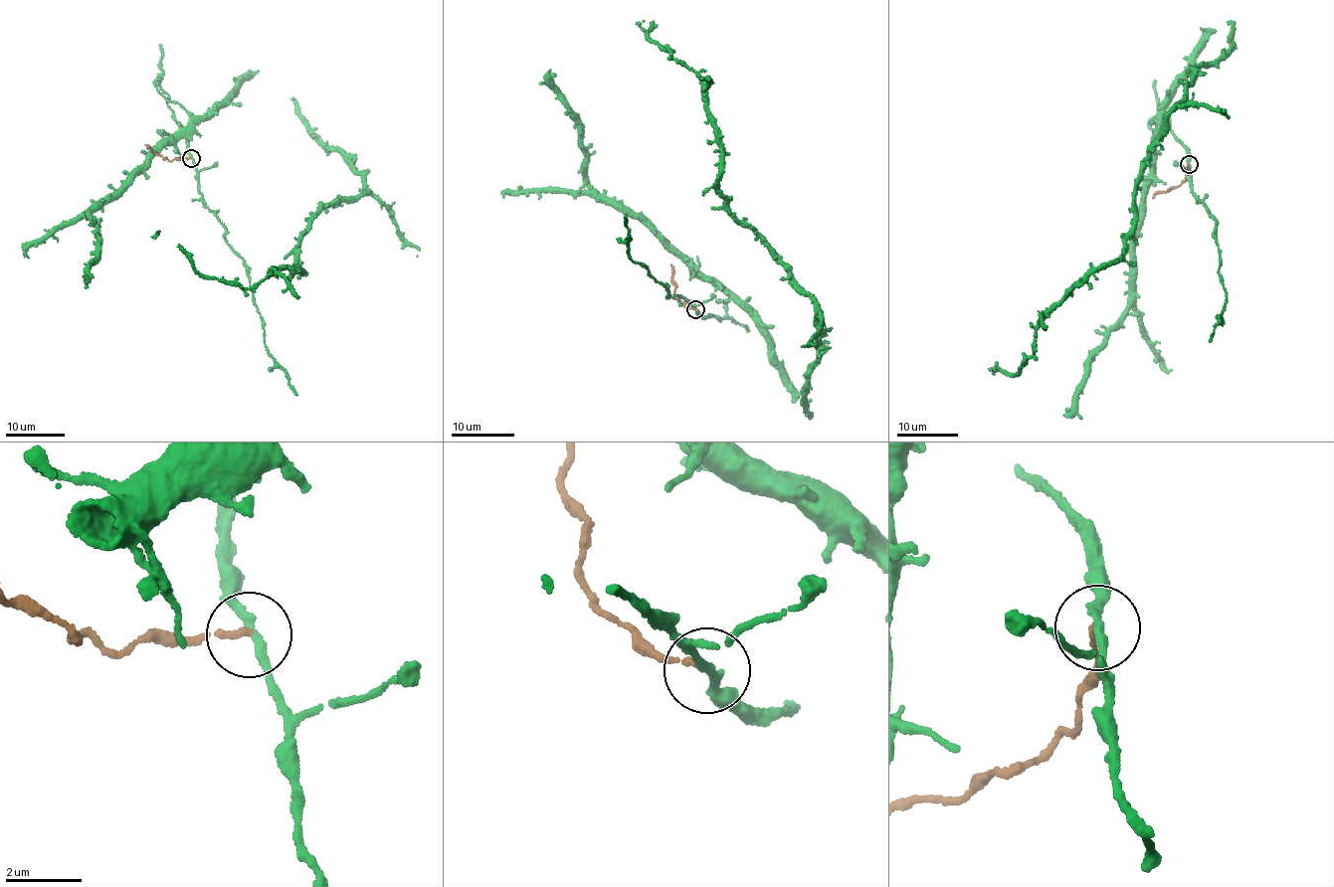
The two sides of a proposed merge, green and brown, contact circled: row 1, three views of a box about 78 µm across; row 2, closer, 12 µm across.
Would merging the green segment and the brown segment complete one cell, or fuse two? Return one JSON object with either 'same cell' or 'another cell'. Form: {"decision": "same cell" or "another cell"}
{"decision": "another cell"}

